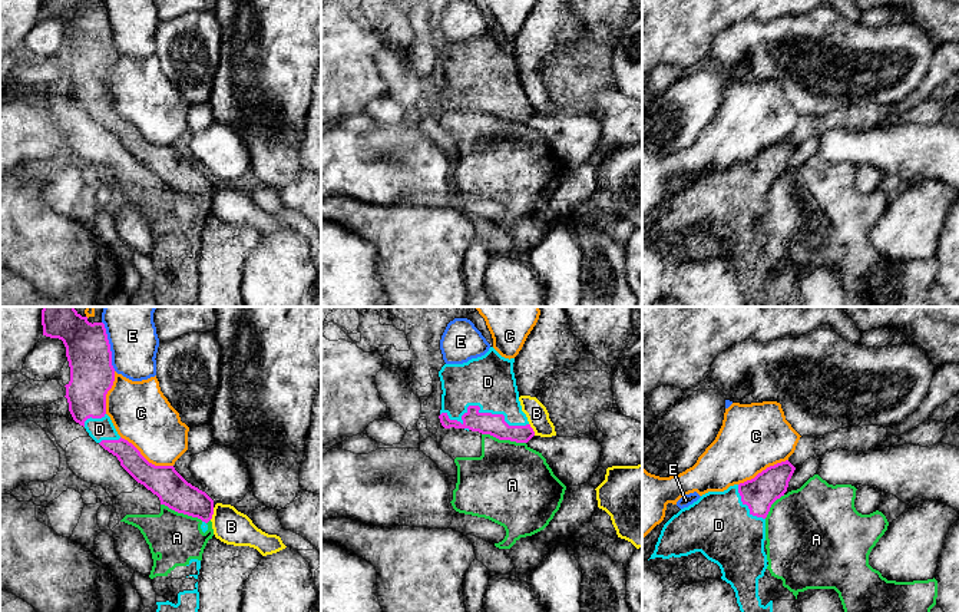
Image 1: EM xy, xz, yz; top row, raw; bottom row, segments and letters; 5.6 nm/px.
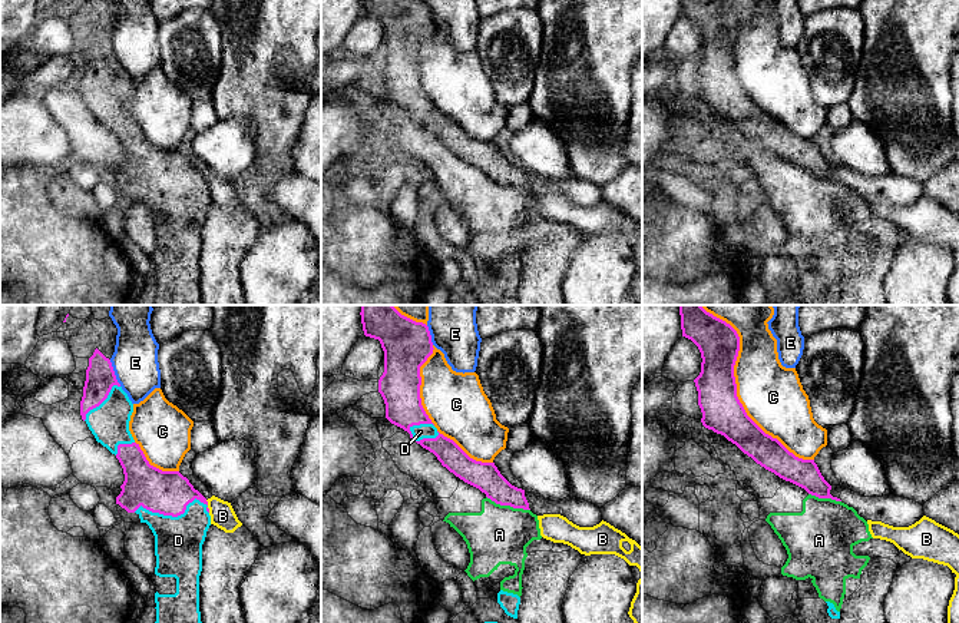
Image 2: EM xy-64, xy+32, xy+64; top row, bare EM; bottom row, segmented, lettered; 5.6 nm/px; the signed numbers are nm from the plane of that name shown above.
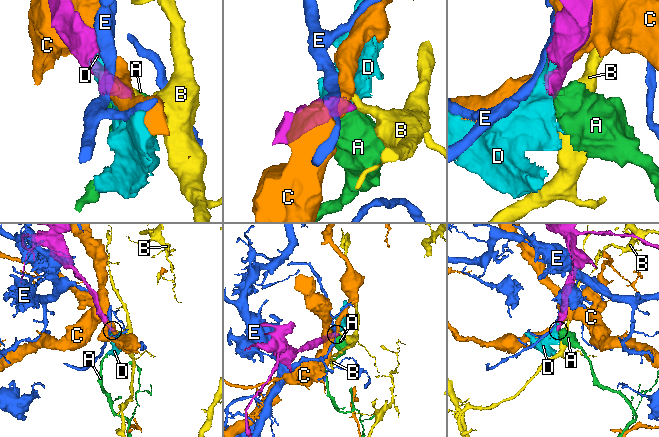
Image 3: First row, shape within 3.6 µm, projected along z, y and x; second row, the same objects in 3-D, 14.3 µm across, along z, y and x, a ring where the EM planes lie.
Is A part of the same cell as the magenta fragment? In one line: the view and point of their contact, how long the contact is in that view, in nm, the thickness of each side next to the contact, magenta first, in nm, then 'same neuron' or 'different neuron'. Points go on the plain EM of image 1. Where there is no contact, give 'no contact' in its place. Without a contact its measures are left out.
meets magenta in xz at (503, 118); contact 260 nm long; 130 nm thick on the magenta side, 440 nm on the other; different neuron

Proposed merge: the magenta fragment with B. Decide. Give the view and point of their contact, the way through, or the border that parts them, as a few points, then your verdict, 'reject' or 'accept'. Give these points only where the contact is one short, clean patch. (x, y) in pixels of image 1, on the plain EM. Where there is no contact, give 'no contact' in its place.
meets magenta in xy at (212, 192); border along xy (214, 187), (210, 198); reject

